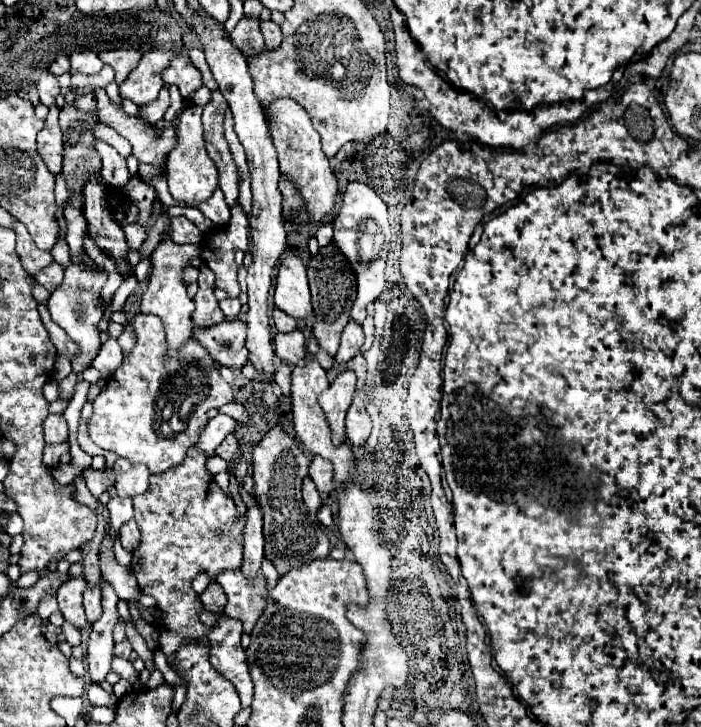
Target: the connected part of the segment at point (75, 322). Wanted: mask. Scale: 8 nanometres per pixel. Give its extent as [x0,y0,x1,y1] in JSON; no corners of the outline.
[49,265,105,375]

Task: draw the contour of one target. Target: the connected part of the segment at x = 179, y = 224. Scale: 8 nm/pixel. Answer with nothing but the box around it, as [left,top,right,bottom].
[169,217,203,243]

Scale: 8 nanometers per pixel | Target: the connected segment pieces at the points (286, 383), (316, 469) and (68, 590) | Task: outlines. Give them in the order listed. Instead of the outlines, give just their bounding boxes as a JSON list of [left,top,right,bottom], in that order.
[[275,363,291,395],[309,457,335,493],[57,577,87,627]]

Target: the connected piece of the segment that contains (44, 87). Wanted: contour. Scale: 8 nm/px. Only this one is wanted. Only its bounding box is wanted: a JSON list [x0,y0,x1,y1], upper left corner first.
[37,71,59,105]

